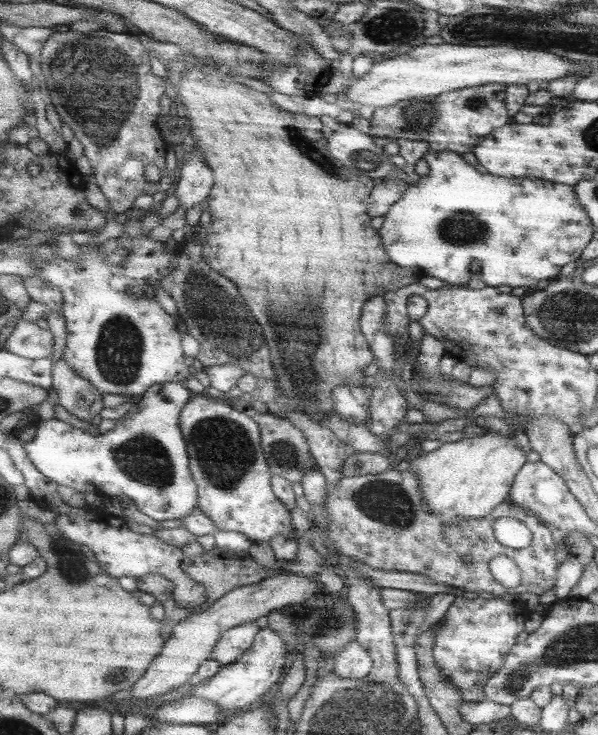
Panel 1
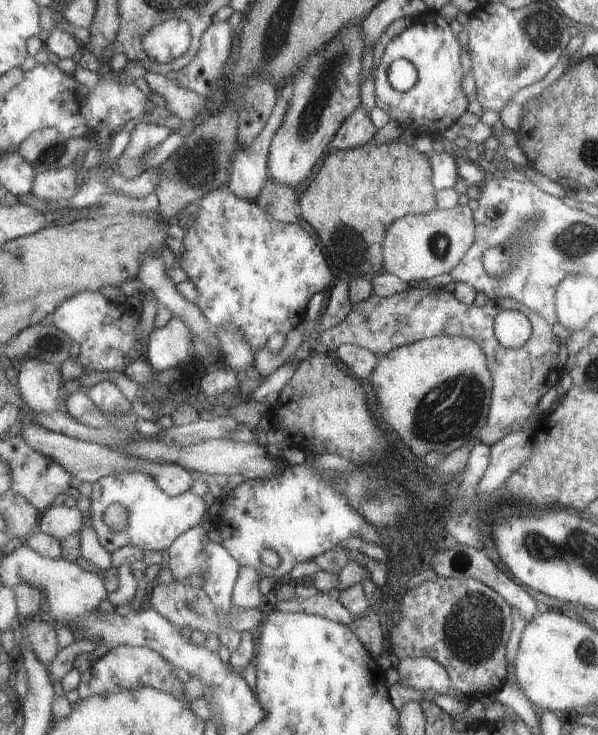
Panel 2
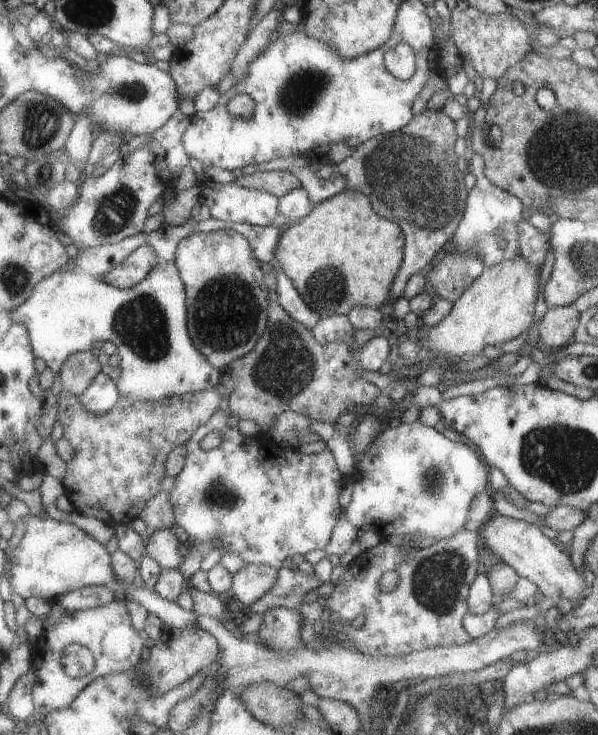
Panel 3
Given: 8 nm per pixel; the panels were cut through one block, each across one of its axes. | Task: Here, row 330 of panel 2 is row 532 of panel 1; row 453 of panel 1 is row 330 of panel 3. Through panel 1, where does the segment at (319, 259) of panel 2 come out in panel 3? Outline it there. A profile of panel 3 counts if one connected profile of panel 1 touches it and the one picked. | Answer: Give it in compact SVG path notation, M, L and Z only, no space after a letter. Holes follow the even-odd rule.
M233 230L193 234L179 246L177 270L189 296L189 336L201 356L217 370L249 356L267 330L267 306L271 302L263 282L265 272L249 240Z

